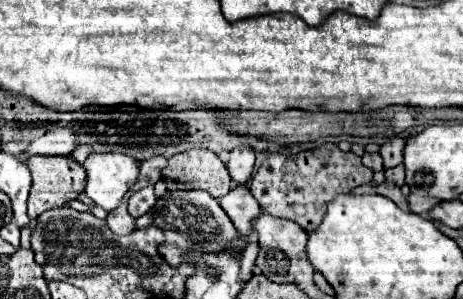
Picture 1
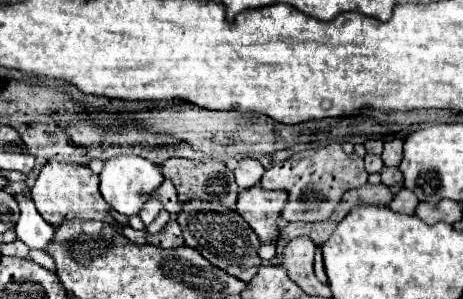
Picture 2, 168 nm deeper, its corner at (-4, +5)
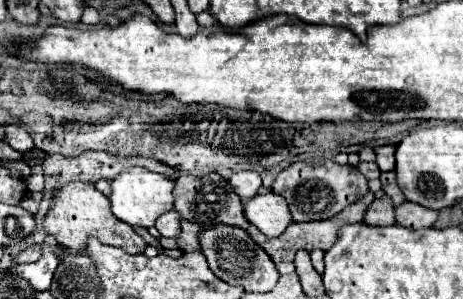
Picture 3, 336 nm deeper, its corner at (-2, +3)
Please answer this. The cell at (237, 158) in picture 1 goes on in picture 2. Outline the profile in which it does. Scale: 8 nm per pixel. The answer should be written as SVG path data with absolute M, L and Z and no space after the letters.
M250 157L240 159L240 161L238 161L238 167L234 169L236 183L238 183L240 187L244 187L244 189L254 187L254 185L260 181L262 175L264 175L264 167L260 165L260 161L250 159Z

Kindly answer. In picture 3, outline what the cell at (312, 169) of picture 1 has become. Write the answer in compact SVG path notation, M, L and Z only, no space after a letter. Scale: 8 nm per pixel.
M326 159L324 163L312 165L306 161L292 163L286 167L272 185L274 193L280 193L290 207L294 221L322 221L338 215L346 205L352 205L352 201L360 201L368 193L368 179L362 177L362 173L352 165L338 165L332 159Z

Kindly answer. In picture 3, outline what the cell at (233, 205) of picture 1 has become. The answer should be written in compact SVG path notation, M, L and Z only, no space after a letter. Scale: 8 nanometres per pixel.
M258 193L244 205L246 219L256 225L266 237L278 237L284 233L284 229L292 223L290 211L286 201L274 193Z

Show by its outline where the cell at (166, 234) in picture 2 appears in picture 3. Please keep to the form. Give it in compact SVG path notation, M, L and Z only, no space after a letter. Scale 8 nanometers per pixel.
M182 219L182 233L180 233L180 237L176 239L176 243L180 245L180 249L184 251L184 253L192 253L192 251L202 251L202 247L200 247L200 241L198 241L198 233L202 231L202 227L200 225L194 225L194 223L190 223L190 221L184 221Z

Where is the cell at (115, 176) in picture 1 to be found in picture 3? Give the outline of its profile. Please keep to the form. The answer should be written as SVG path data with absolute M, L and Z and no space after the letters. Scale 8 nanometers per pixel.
M130 167L128 171L120 173L112 183L112 193L110 193L110 203L112 203L112 213L132 225L132 227L154 227L154 221L162 215L174 209L174 181L158 175L158 173L150 173L144 167Z

